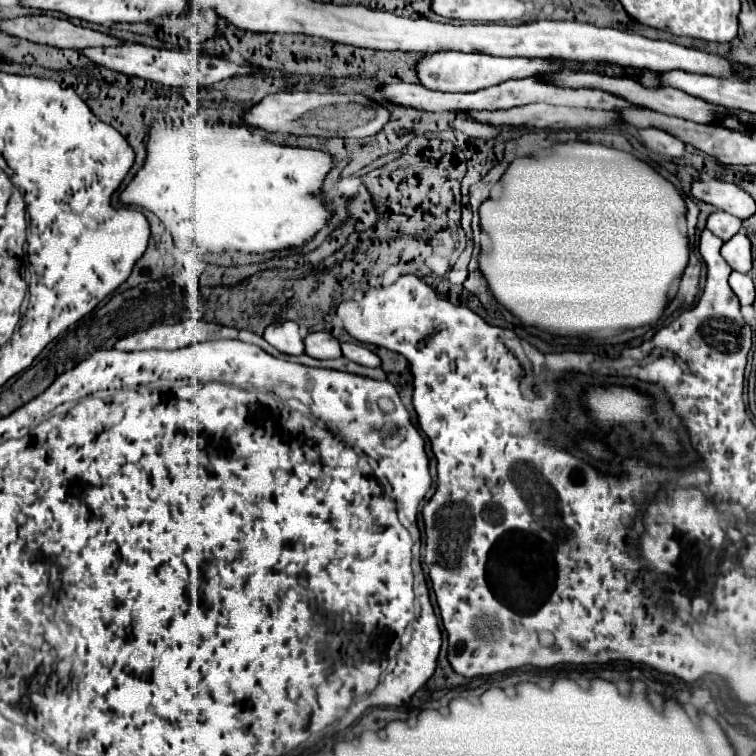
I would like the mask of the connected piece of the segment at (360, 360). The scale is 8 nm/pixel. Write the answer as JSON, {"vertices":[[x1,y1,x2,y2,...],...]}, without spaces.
{"vertices":[[344,342,342,344,342,356,352,360,352,362,356,362,356,364,362,364,362,366,370,366,370,368,380,366,380,358,374,352,370,352,368,348,360,346,360,344]]}

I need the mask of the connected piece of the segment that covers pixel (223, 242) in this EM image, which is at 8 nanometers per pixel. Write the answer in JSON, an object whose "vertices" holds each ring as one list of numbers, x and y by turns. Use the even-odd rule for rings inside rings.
{"vertices":[[200,116,174,126,154,122,150,126,146,162,120,194,120,200,152,210,182,250,188,250,194,240,200,252,228,252,234,248,264,254,302,246,328,222,332,210,318,200,318,194,322,192,322,180,330,172,330,164,332,158,324,152,266,142,262,136,254,136,246,126,206,124]]}

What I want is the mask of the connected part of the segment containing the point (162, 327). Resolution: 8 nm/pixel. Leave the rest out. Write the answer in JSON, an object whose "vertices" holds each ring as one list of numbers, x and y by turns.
{"vertices":[[184,320,184,322,178,322,174,326,166,326,166,324,158,324,158,326,152,326,148,330,140,330,140,332,134,332,126,338,120,338,114,348,116,350,126,350,126,352,134,352,134,350,152,350,152,348,162,348,162,350,178,350,178,348,184,348,184,346,190,346,194,342,202,342,202,340,214,340,214,338,238,338,242,342,252,342,256,346,260,346,262,350,266,350,268,354,276,356,276,358,284,358,282,352,278,352,274,346,270,346,262,336,254,334,254,332,248,332,248,330,236,330,236,328,226,328,226,326,218,326,218,324,210,324,210,322,202,322,202,320]]}

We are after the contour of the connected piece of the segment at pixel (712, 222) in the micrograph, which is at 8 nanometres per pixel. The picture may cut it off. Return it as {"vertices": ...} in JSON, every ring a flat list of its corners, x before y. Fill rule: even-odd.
{"vertices":[[716,210,708,216,706,220,706,228,712,230,716,236,720,236,724,242,730,240,742,226,742,220,728,214,728,212,722,212,722,210]]}

